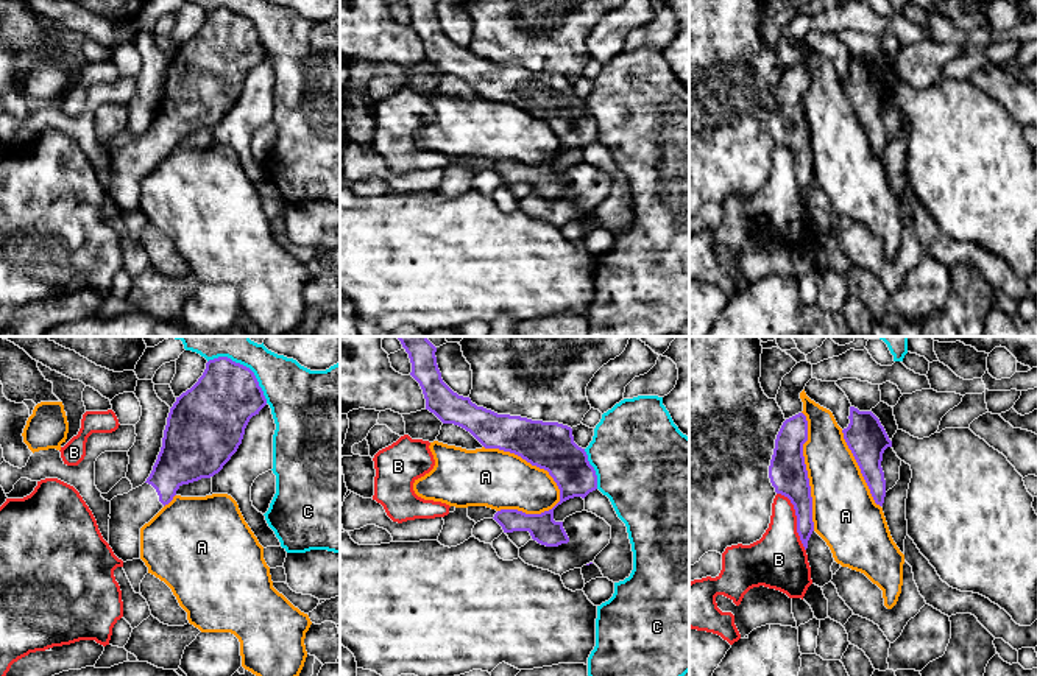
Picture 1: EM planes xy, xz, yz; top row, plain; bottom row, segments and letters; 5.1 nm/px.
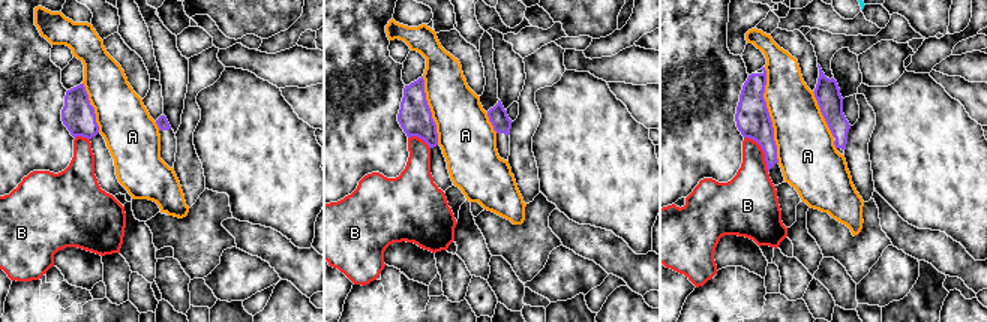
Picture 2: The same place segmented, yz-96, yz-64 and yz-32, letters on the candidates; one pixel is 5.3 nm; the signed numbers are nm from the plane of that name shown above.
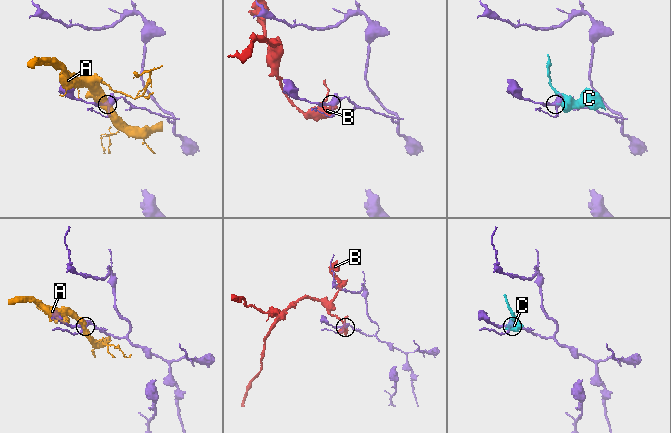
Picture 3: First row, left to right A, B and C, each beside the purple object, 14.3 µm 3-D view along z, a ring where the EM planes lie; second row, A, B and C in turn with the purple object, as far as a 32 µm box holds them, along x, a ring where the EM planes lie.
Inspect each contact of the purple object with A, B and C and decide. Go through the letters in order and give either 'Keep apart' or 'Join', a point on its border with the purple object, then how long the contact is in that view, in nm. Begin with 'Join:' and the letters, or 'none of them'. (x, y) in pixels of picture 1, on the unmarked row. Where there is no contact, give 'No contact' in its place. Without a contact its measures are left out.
Join: none of them
A: Keep apart. Touches purple at xz (530, 114). Shared border 480 nm
B: Keep apart. Touches purple at yz (797, 170). Shared border 340 nm
C: Keep apart. Touches purple at xy (245, 17). Shared border 380 nm

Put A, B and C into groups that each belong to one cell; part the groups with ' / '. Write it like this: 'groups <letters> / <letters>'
groups A / B / C

